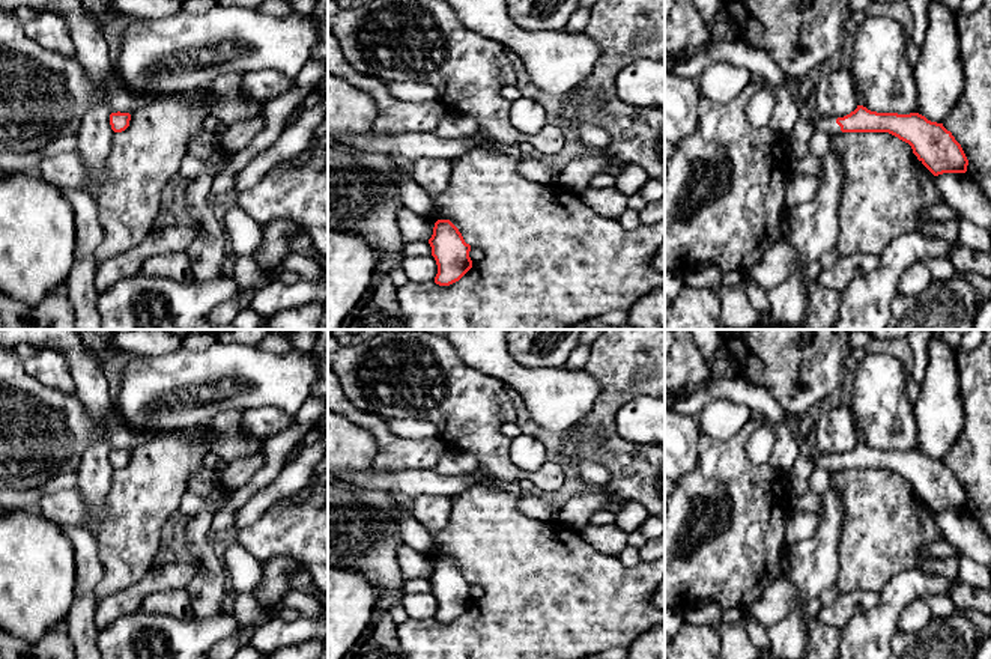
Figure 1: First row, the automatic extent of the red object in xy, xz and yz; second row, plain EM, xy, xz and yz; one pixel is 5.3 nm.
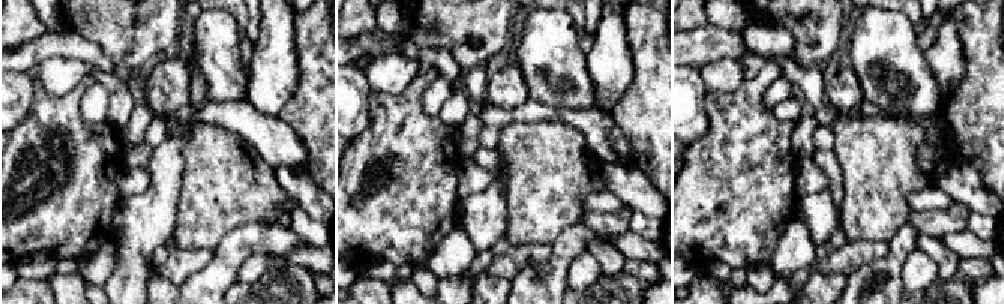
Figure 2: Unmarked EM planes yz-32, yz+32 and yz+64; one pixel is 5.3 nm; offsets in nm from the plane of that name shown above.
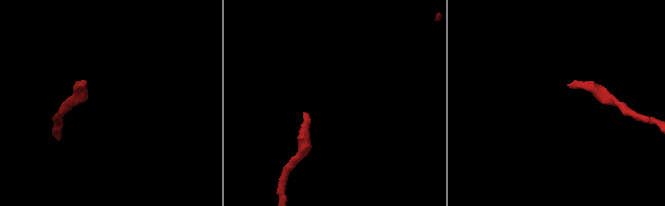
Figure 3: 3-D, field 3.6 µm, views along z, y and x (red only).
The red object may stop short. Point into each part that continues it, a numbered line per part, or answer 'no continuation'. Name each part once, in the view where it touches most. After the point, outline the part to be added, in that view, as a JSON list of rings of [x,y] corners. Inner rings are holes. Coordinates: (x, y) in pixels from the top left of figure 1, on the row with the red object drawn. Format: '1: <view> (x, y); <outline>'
1: yz (827, 125); [[[812,117],[815,131],[823,131],[829,135],[838,135],[842,134],[841,126],[836,123],[836,117]]]

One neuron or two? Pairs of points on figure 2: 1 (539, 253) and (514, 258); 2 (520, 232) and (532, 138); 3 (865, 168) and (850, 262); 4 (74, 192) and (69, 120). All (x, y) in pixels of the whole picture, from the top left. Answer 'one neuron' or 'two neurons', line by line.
1: one neuron
2: one neuron
3: two neurons
4: one neuron

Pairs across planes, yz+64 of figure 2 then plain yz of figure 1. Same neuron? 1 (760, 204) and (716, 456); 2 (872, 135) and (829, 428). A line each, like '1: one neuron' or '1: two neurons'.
1: one neuron
2: two neurons

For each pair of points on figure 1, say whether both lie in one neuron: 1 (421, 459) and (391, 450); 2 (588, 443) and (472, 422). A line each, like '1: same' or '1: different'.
1: same
2: different

